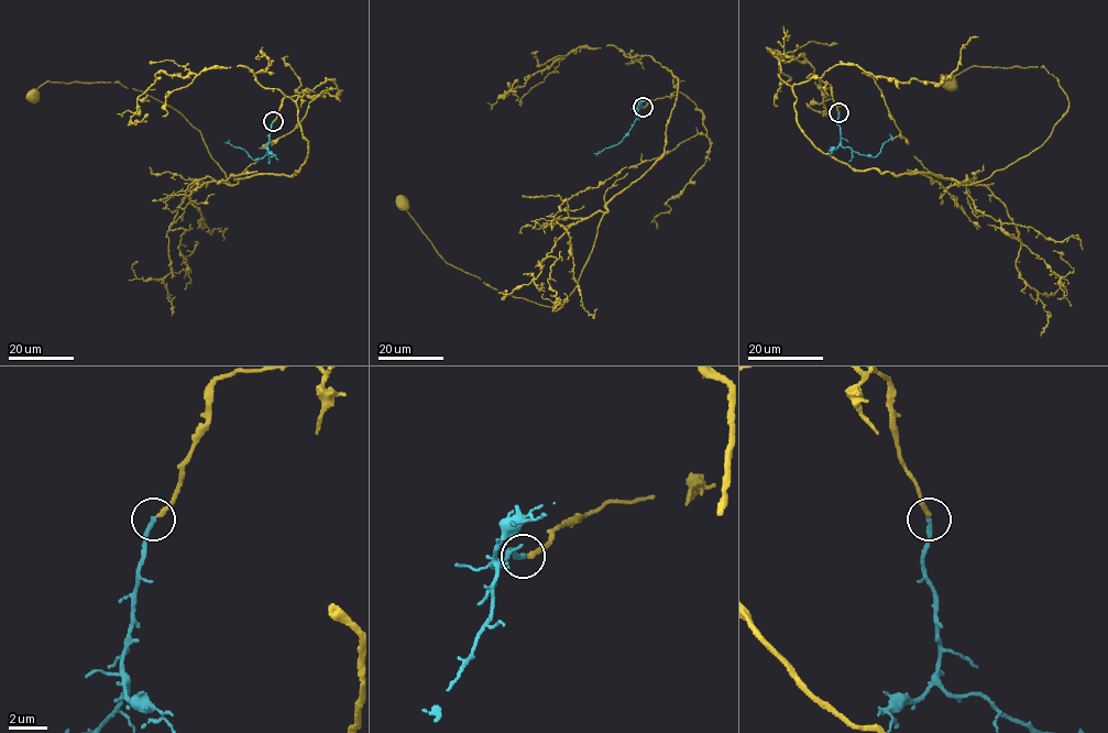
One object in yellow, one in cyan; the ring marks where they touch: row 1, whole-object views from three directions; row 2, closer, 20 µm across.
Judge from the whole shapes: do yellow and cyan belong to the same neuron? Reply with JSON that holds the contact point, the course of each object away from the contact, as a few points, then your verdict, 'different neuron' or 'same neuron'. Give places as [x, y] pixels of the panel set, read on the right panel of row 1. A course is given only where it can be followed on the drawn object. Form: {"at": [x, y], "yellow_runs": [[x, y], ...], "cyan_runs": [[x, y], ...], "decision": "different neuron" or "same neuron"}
{"at": [838, 112], "yellow_runs": [[838, 111], [826, 81], [796, 84], [799, 128], [823, 152], [971, 185], [1067, 109], [1043, 67], [950, 81]], "cyan_runs": [[838, 112], [843, 146], [875, 156], [891, 137]], "decision": "different neuron"}

